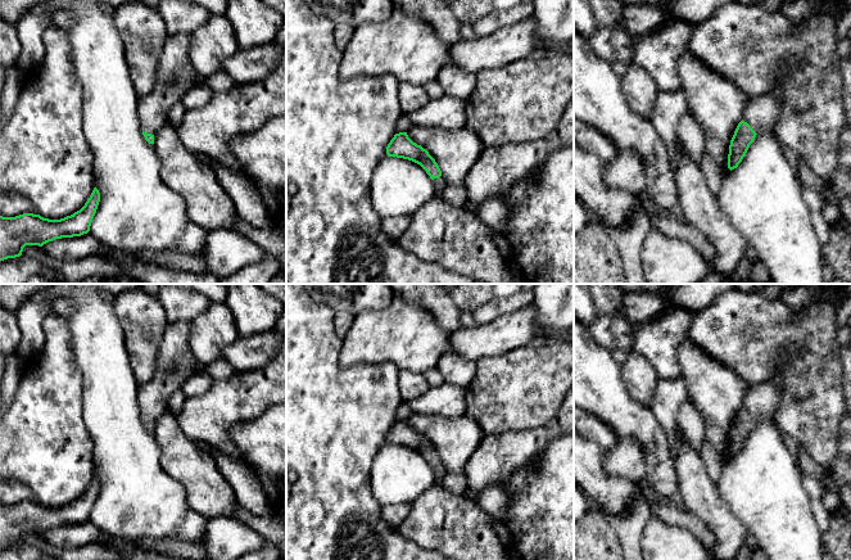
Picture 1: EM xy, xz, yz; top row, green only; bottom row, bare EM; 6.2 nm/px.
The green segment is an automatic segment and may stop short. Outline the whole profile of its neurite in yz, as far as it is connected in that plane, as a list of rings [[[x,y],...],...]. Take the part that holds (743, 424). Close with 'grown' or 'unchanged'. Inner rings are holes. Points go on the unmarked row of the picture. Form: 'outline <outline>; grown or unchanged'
outline [[[779,372],[774,378],[750,384],[743,399],[743,407],[738,411],[730,428],[728,456],[738,455],[757,421],[774,417],[783,392],[783,380]]]; grown

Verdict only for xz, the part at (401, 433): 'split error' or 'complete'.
split error

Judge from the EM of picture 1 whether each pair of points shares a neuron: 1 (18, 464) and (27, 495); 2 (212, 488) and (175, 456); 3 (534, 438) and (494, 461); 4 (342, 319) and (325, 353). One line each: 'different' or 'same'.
1: different
2: same
3: same
4: different

